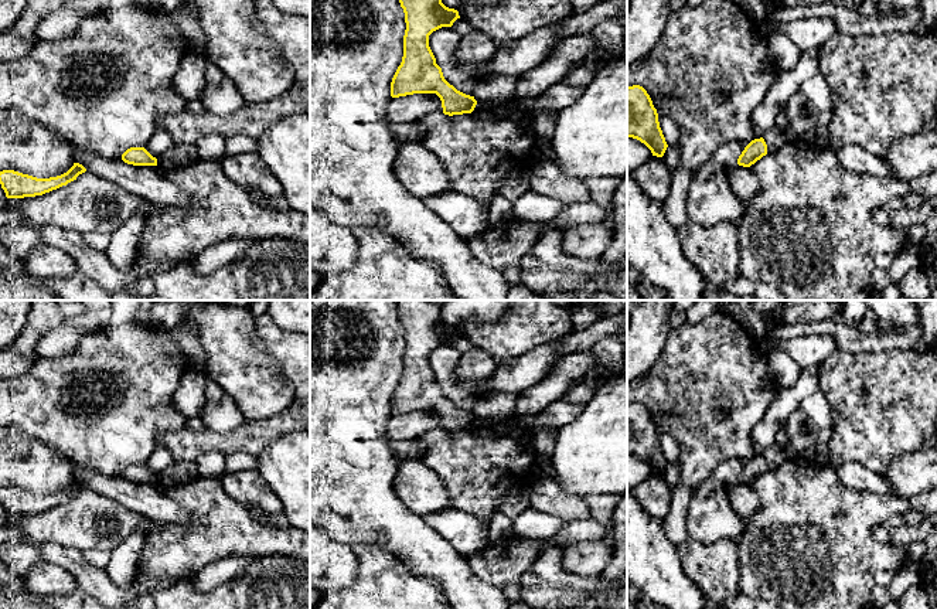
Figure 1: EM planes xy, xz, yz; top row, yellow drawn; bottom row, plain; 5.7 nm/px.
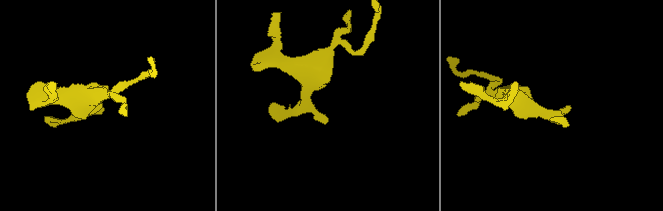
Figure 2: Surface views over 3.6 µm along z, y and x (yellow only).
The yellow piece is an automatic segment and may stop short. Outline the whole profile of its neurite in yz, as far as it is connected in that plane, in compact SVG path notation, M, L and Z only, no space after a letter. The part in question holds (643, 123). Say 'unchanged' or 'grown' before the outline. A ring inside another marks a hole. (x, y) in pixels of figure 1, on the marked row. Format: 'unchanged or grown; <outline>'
unchanged; M640 85L627 86L627 137L640 140L657 157L662 157L668 147L657 109Z

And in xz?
unchanged; M399 0L399 3L405 13L406 30L403 57L391 82L391 96L436 93L444 115L471 113L477 101L444 79L429 47L429 35L442 27L452 27L460 18L459 11L446 7L442 0Z

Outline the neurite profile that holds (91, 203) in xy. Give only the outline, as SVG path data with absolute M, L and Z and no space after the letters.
M85 171L74 181L35 197L7 198L33 227L54 225L81 235L99 232L110 237L136 212L151 210L144 198L113 181Z

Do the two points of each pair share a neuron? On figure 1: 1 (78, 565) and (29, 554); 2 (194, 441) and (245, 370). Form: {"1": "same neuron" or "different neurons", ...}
{"1": "different neurons", "2": "different neurons"}

